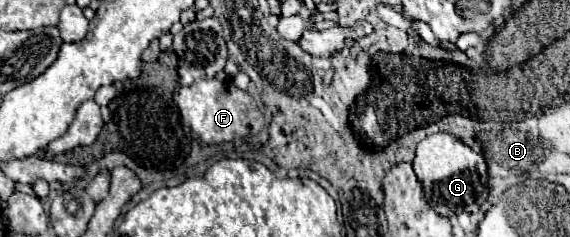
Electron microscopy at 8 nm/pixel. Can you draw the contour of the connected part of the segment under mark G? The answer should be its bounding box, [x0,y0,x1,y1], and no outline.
[413,134,489,216]

